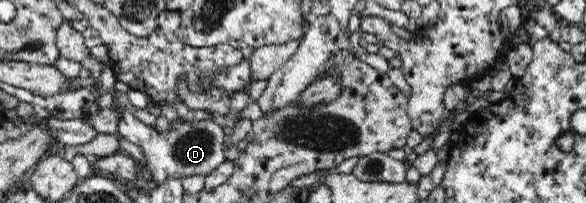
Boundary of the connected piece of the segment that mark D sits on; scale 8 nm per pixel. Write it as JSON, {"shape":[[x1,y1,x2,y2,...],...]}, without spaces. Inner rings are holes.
{"shape":[[112,95,112,97,113,104,110,109,118,112,117,131,119,135,141,147,148,163,148,169,155,177,154,185,162,184,165,181,165,177,174,176,175,174,178,174,180,177,192,175,206,176,218,167,218,163,222,163,226,159,224,147,222,146,226,136,222,127,214,123,213,120,190,124,180,122,177,124,177,128,159,133,156,128,153,129,145,125,132,112,121,106,118,96]]}

